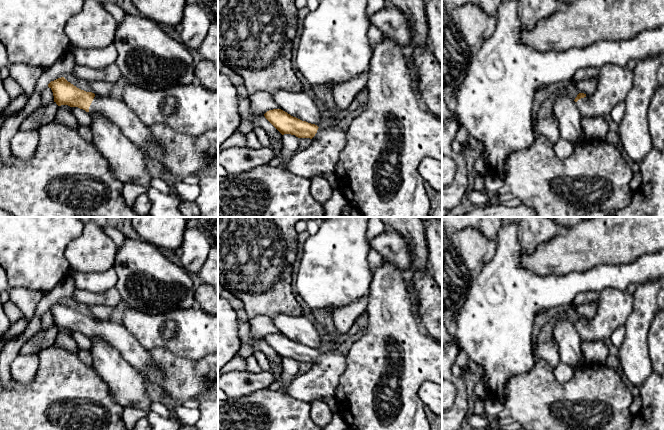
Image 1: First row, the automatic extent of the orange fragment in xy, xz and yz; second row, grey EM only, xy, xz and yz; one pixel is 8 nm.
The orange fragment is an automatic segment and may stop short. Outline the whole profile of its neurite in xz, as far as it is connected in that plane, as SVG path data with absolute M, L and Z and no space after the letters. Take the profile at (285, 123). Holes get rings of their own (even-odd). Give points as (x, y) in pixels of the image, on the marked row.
M281 109L269 110L264 116L282 135L291 134L312 140L309 147L296 152L288 161L288 171L310 179L334 171L346 145L347 131L339 129L337 125L318 127Z

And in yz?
M606 64L599 69L597 74L597 86L593 94L579 93L575 98L581 117L604 117L610 115L612 109L620 102L625 102L633 84L633 71L625 66Z

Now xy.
M64 77L51 81L48 87L52 90L54 102L58 105L78 107L88 113L98 113L115 124L124 136L142 149L158 146L159 143L150 129L134 114L121 99L99 96L81 90L68 82Z

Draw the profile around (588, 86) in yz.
M597 78L586 79L577 82L577 88L579 93L584 93L586 95L593 94L597 86Z

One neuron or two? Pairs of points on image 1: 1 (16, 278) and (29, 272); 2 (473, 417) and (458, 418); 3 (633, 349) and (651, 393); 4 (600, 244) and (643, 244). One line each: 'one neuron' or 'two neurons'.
1: one neuron
2: two neurons
3: two neurons
4: one neuron

